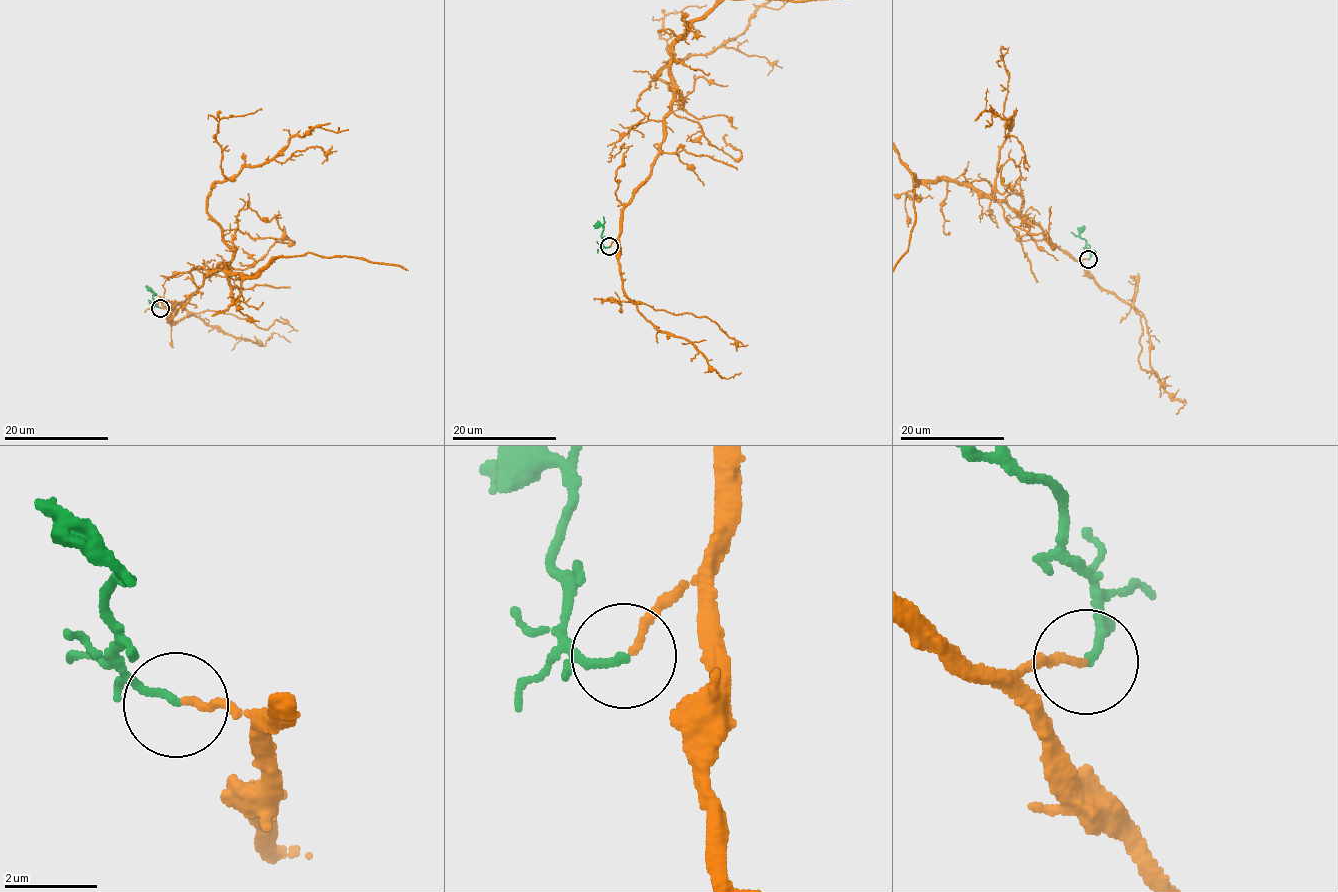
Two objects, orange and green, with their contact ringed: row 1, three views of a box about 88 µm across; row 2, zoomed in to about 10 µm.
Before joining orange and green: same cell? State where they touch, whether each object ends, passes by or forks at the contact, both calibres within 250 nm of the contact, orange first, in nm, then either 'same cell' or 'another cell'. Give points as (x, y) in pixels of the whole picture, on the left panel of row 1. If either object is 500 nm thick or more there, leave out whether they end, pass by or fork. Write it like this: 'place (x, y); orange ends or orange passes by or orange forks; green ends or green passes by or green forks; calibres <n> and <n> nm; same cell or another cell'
place (160, 308); orange ends; green ends; calibres 130 and 160 nm; same cell

